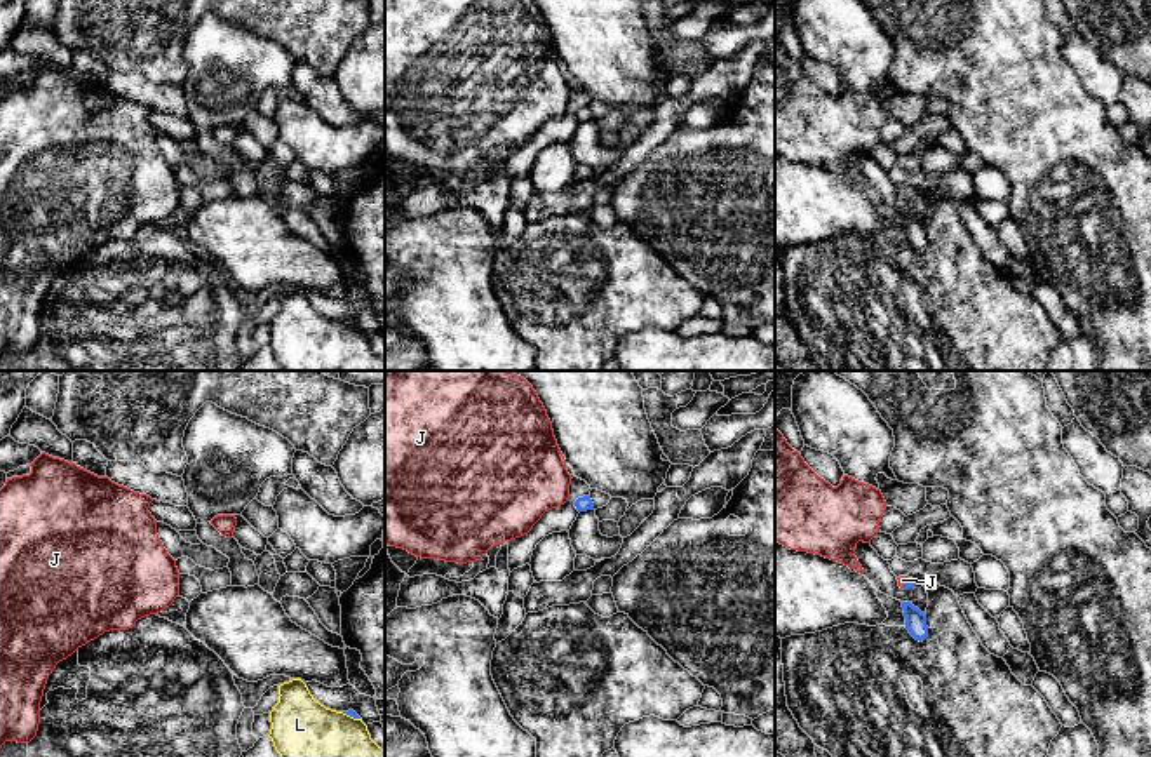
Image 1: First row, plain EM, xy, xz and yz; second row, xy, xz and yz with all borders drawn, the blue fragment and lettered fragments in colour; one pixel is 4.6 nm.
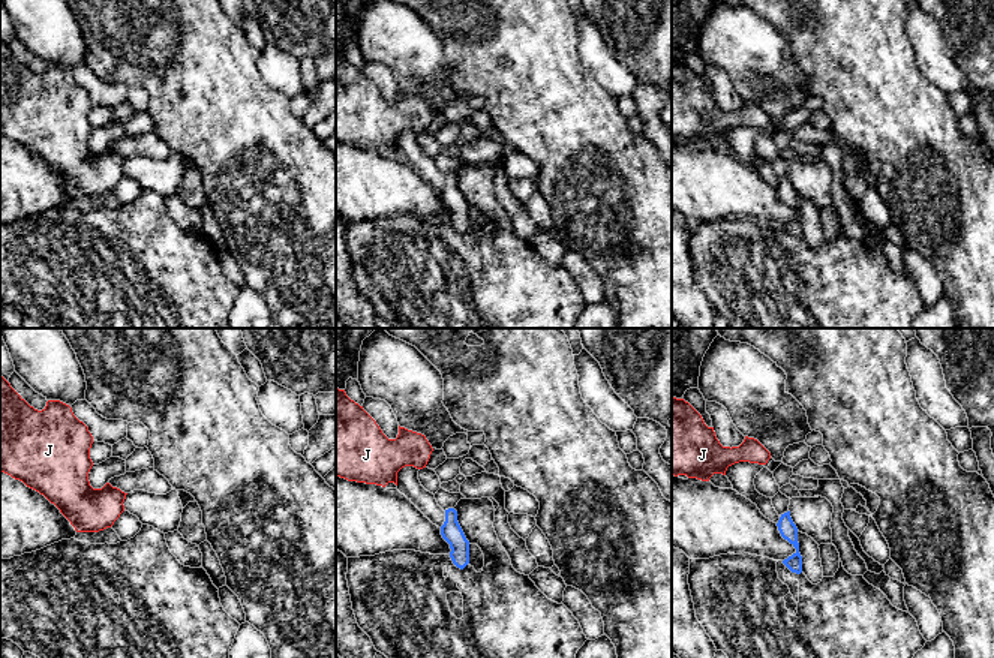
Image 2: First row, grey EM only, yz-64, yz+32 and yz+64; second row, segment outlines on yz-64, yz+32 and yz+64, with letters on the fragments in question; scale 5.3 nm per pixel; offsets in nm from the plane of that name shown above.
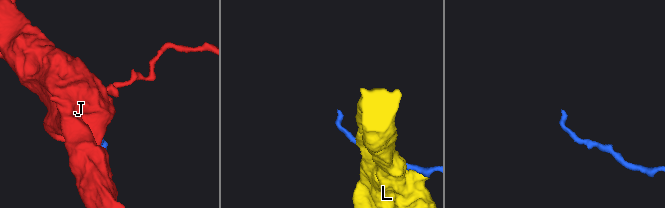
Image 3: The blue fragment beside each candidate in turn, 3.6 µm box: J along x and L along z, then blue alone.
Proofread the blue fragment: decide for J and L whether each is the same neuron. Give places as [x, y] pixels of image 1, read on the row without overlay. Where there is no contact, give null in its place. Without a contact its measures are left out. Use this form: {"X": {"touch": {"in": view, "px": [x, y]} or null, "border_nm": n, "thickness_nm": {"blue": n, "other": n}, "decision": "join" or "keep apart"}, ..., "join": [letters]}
{"J": {"touch": {"in": "yz", "px": [908, 194]}, "border_nm": 70, "thickness_nm": {"blue": 40, "other": 50}, "decision": "join"}, "L": {"touch": {"in": "xy", "px": [350, 326]}, "border_nm": 90, "thickness_nm": {"blue": 30, "other": 420}, "decision": "keep apart"}, "join": ["J"]}

